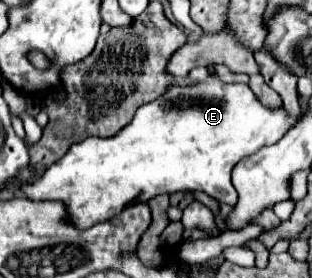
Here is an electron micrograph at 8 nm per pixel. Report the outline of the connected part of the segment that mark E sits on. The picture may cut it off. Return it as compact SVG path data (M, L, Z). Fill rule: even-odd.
M208 67L208 77L194 85L170 85L166 93L158 99L144 103L134 113L134 119L118 131L114 137L86 137L74 143L64 159L52 163L44 175L40 175L32 185L22 185L24 197L32 201L60 201L68 211L68 223L78 229L88 229L100 221L108 221L120 215L132 203L148 203L152 197L162 193L178 191L204 191L220 203L234 205L238 195L230 183L230 171L242 157L258 151L264 145L276 143L296 119L288 117L284 109L266 109L252 95L252 89L244 83L224 83Z

